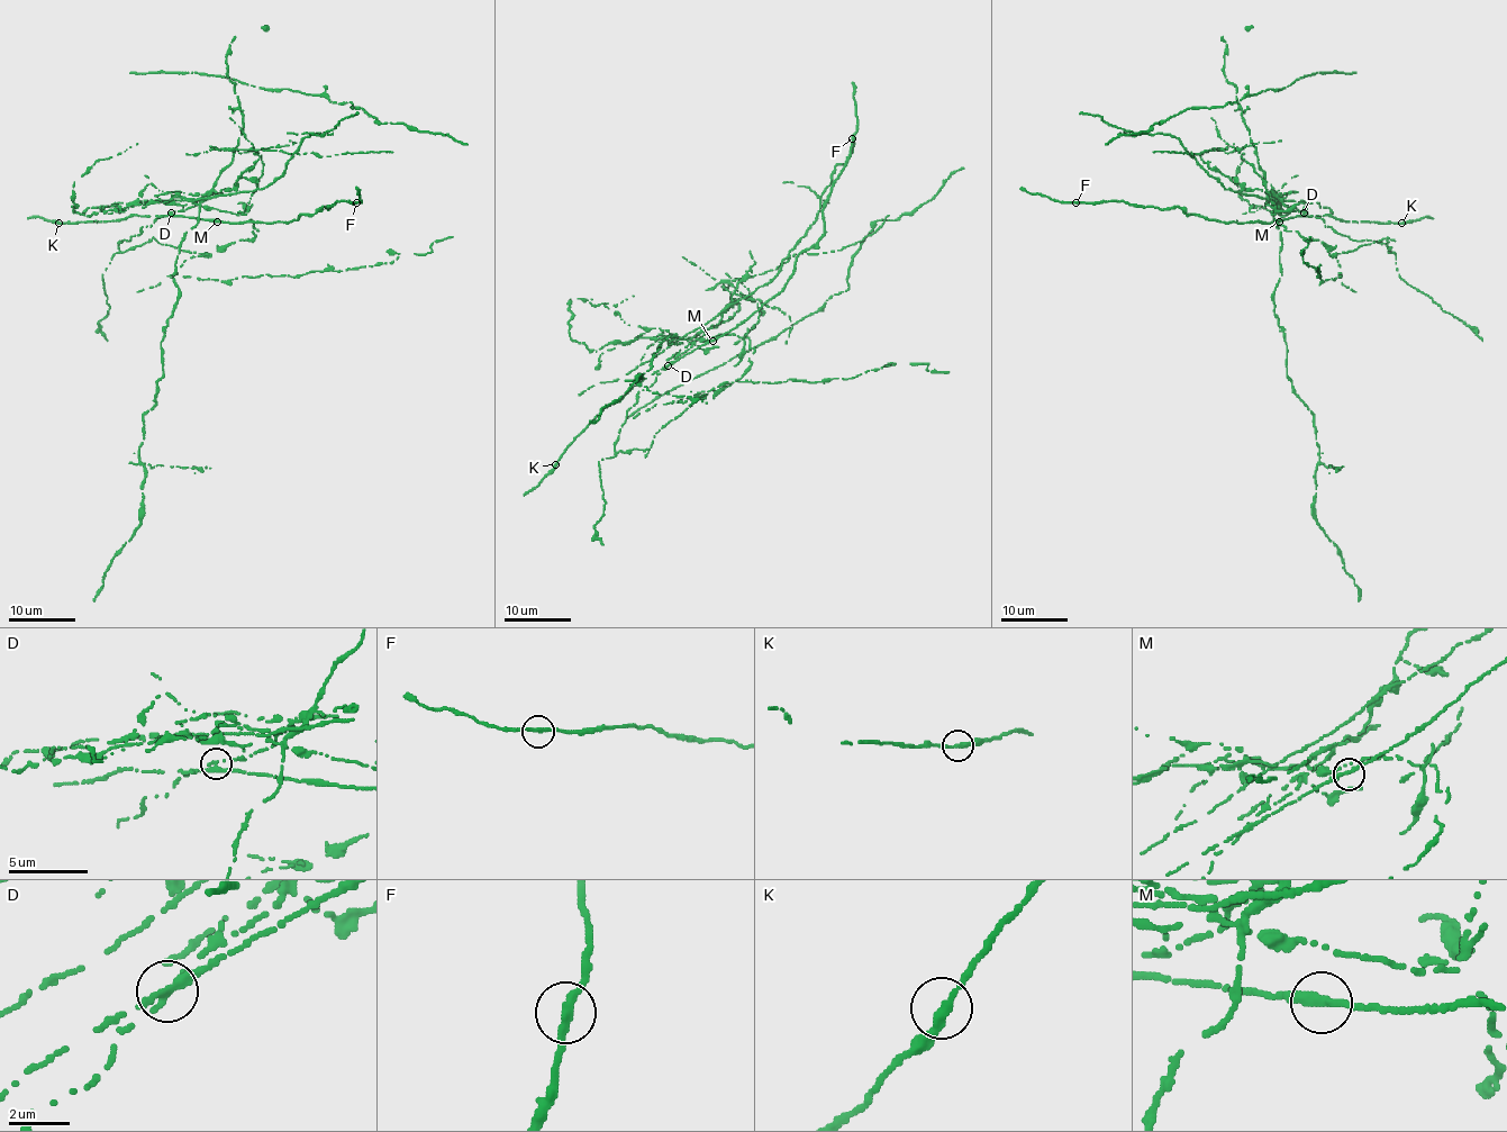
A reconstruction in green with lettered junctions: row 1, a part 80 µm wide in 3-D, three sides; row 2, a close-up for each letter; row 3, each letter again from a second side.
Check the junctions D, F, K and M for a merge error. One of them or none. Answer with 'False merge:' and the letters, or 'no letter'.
False merge: D

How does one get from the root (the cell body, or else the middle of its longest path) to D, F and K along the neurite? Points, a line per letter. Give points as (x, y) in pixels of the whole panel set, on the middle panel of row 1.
D: (691, 347), (668, 365)
F: (691, 347), (677, 358), (731, 331), (782, 289), (796, 257), (824, 233), (823, 202), (844, 166), (852, 138)
K: (691, 347), (602, 407), (555, 464)

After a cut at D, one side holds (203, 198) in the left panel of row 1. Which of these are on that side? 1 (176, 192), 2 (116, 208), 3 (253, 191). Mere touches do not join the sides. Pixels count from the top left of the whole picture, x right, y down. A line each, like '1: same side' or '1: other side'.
1: same side
2: same side
3: same side

